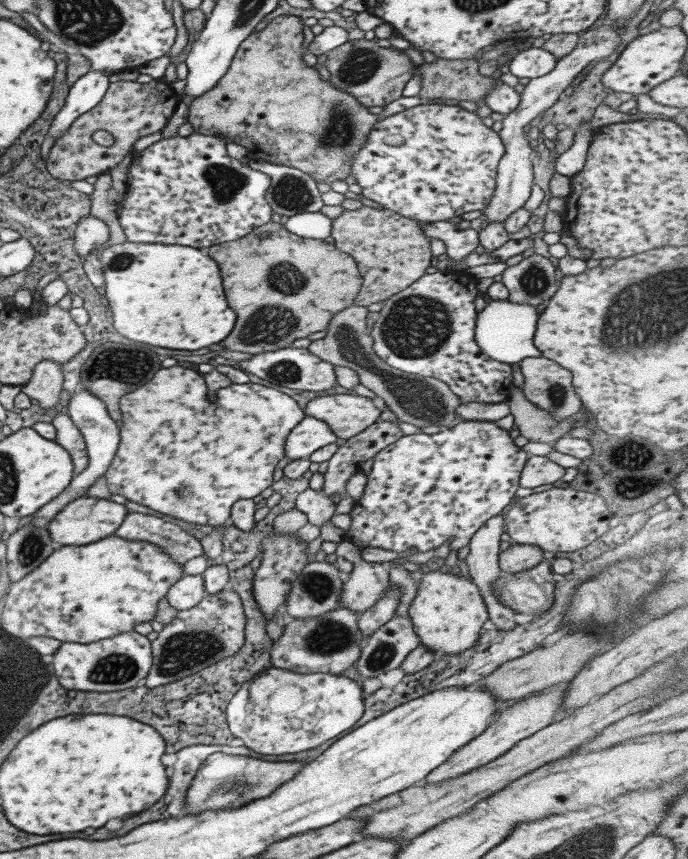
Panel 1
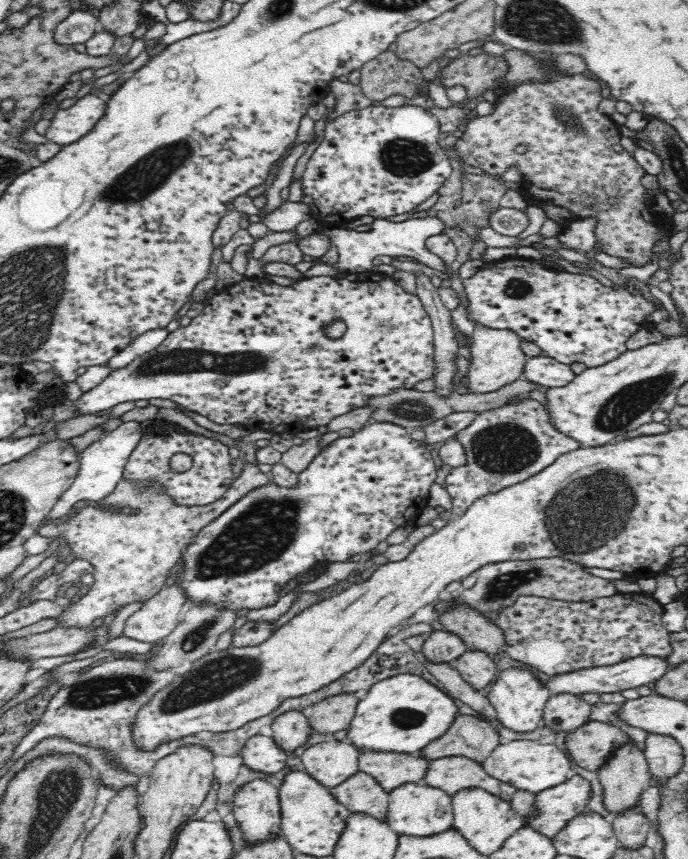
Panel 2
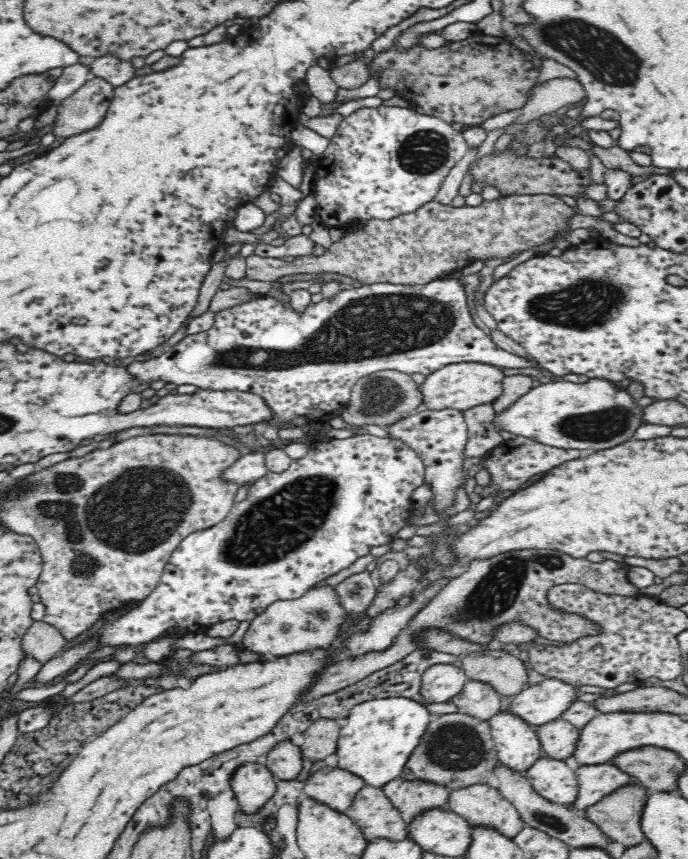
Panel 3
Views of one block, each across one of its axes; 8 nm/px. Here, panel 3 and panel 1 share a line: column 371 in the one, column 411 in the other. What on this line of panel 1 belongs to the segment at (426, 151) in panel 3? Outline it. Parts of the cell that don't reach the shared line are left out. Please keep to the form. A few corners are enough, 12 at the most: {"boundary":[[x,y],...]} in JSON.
{"boundary":[[425,103],[351,158],[361,196],[432,223],[483,211],[504,147]]}

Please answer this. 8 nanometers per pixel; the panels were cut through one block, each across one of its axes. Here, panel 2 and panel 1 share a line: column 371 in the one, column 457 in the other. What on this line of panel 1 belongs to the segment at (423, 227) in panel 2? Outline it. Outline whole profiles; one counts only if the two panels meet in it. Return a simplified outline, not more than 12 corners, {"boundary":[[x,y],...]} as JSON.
{"boundary":[[441,220],[420,223],[445,245],[449,267],[466,270],[465,256],[479,244],[478,231]]}

